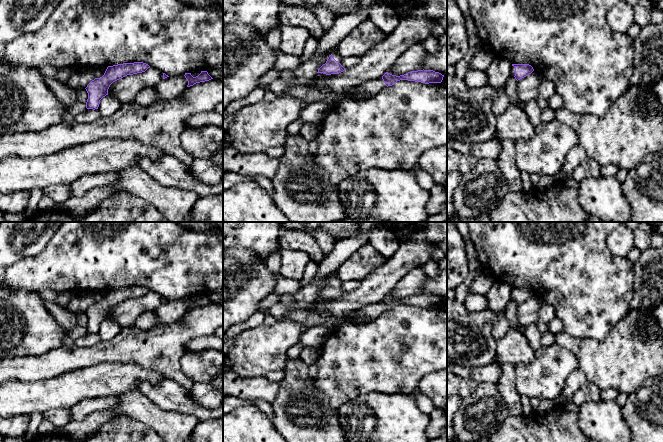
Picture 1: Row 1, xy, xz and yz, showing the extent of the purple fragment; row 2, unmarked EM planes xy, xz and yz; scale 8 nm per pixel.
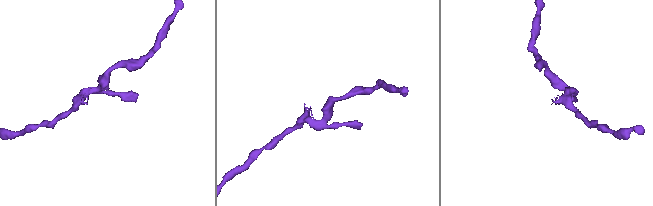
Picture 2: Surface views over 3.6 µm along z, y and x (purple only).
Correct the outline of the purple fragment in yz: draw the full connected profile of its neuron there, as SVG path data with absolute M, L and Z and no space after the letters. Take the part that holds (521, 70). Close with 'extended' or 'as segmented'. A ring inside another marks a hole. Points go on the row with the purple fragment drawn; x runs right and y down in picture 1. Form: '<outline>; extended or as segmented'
M512 64L510 74L518 81L534 71L529 64Z; extended

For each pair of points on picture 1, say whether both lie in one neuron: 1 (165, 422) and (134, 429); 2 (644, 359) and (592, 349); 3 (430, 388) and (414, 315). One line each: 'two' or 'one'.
1: two
2: one
3: two

